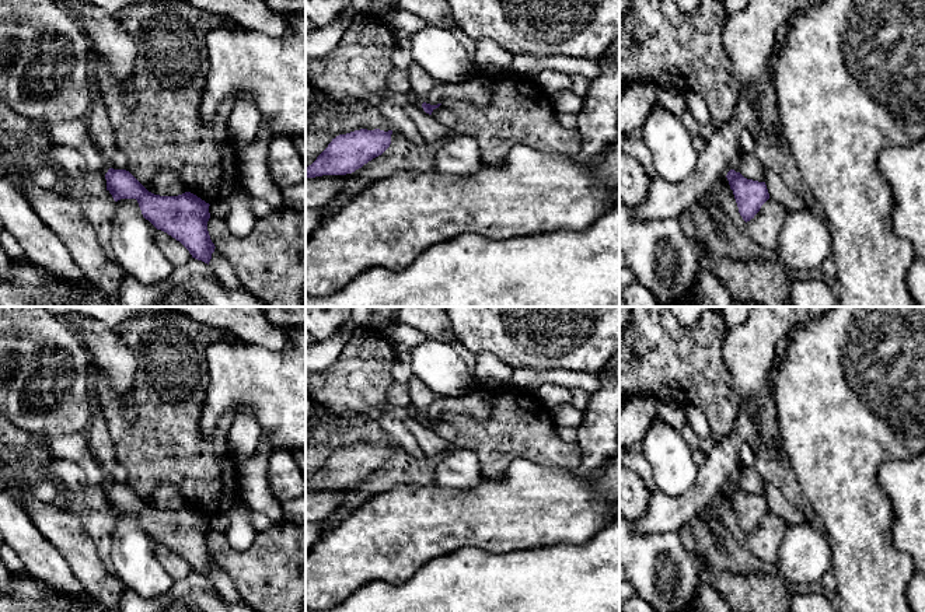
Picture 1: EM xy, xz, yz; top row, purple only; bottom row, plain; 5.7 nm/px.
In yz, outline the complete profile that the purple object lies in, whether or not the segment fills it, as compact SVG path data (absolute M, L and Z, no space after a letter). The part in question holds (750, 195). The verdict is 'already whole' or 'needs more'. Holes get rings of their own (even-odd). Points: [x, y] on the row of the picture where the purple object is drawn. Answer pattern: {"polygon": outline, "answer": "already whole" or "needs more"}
{"polygon": "M730 169L726 178L733 190L740 216L746 223L750 221L769 199L765 182L747 179L734 169Z", "answer": "already whole"}

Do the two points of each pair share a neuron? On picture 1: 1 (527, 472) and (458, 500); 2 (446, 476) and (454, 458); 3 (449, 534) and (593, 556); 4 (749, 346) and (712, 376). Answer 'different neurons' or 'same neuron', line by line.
1: same neuron
2: same neuron
3: different neurons
4: different neurons

